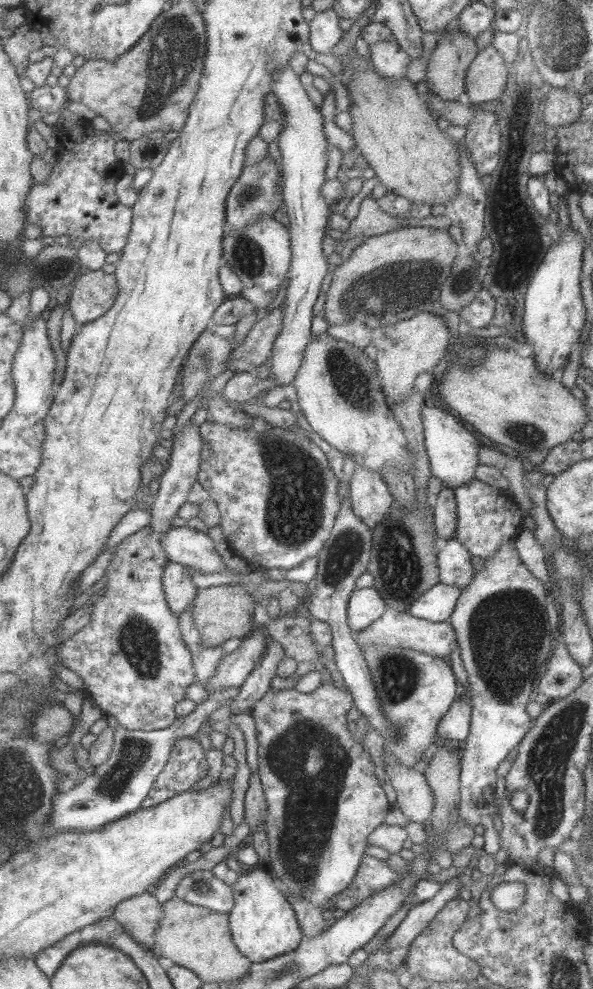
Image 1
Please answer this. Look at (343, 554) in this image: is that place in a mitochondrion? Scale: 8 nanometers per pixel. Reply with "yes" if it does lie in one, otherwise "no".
yes

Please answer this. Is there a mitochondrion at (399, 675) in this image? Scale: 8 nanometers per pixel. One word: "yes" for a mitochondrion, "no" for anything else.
yes

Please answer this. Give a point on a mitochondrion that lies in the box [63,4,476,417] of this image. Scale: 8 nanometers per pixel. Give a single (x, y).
(171, 57)

